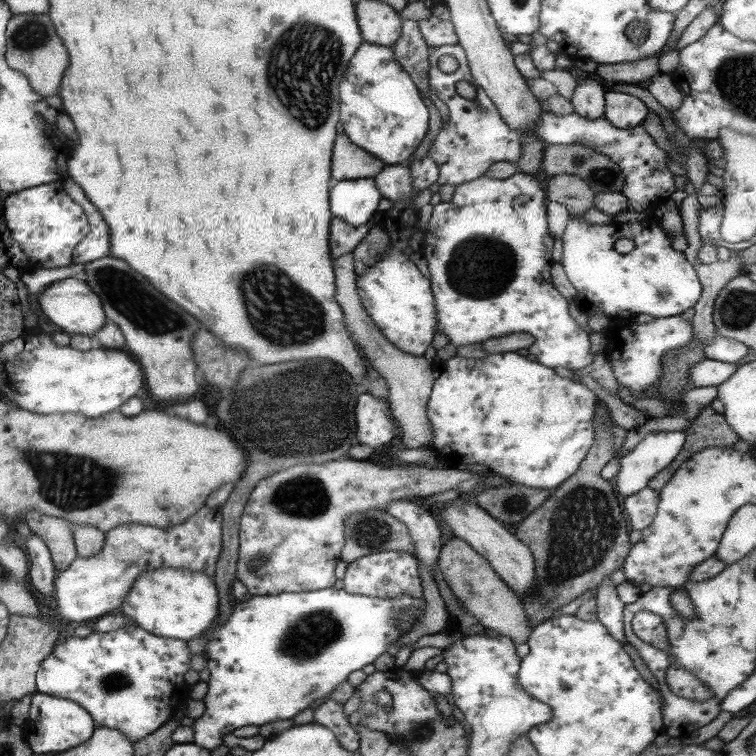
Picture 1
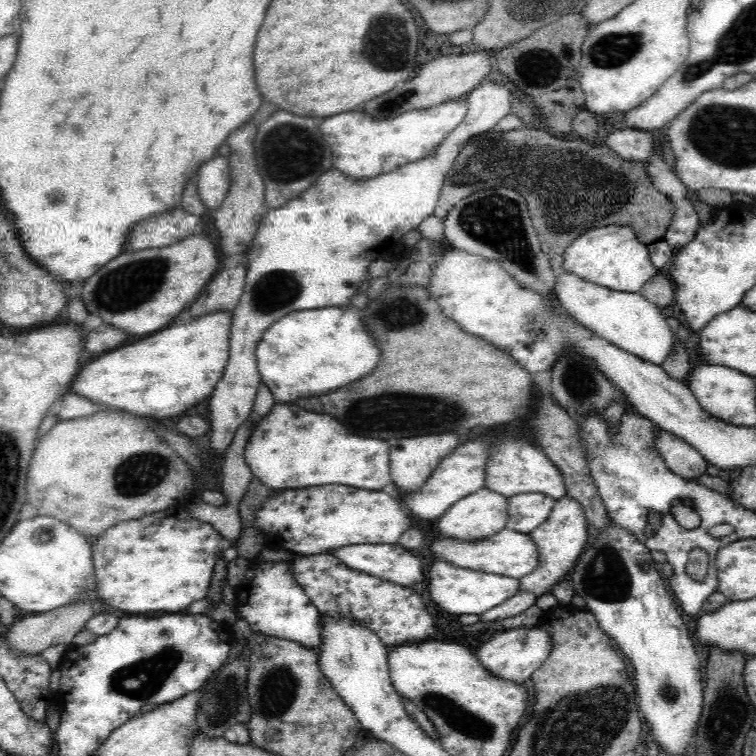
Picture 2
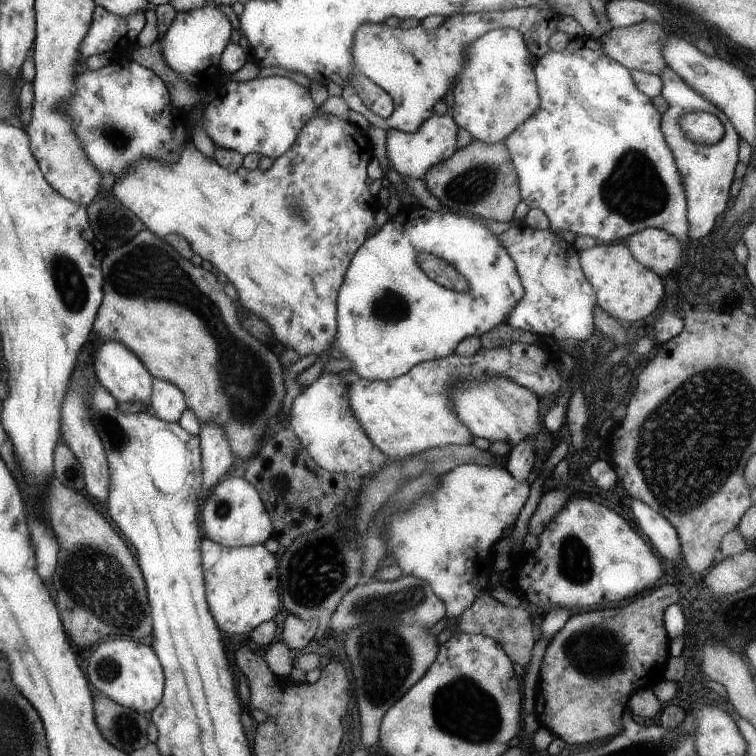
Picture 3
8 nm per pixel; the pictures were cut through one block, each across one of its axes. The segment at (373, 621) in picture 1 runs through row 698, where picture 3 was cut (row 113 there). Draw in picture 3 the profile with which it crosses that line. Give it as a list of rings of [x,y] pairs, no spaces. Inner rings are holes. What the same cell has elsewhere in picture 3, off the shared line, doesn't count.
[[[267,76],[249,82],[229,80],[217,88],[215,98],[203,110],[201,124],[215,148],[239,152],[243,158],[259,156],[277,160],[277,156],[293,146],[301,126],[315,118],[317,110],[319,108],[309,98],[309,88],[301,88],[287,78]]]

